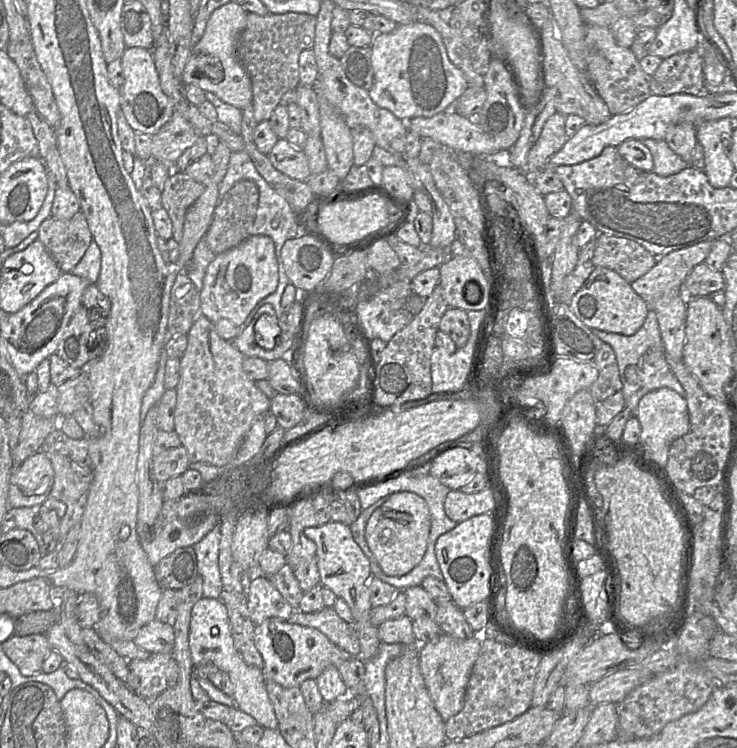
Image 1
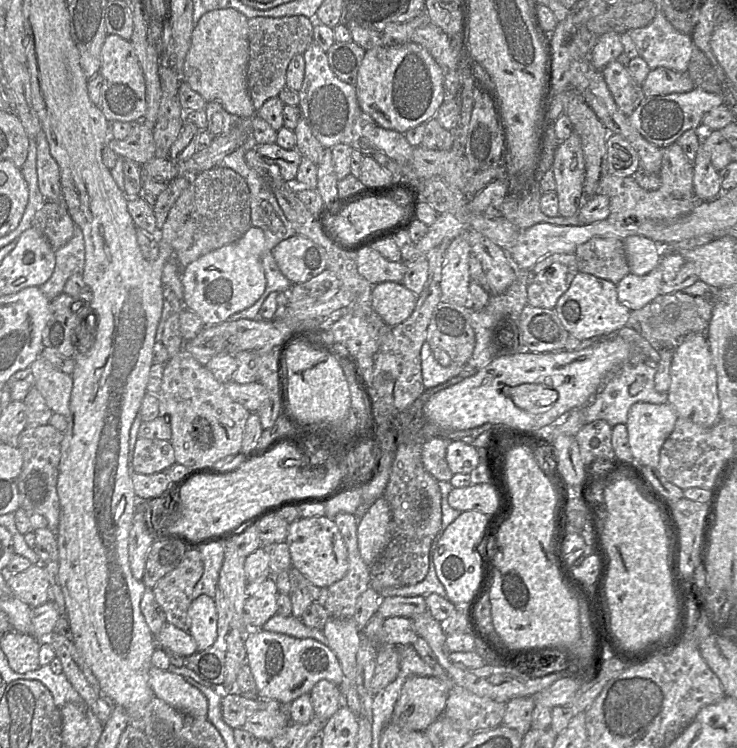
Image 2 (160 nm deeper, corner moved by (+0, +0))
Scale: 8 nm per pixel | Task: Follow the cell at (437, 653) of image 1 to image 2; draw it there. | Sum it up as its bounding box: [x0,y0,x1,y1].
[390,677,450,731]

